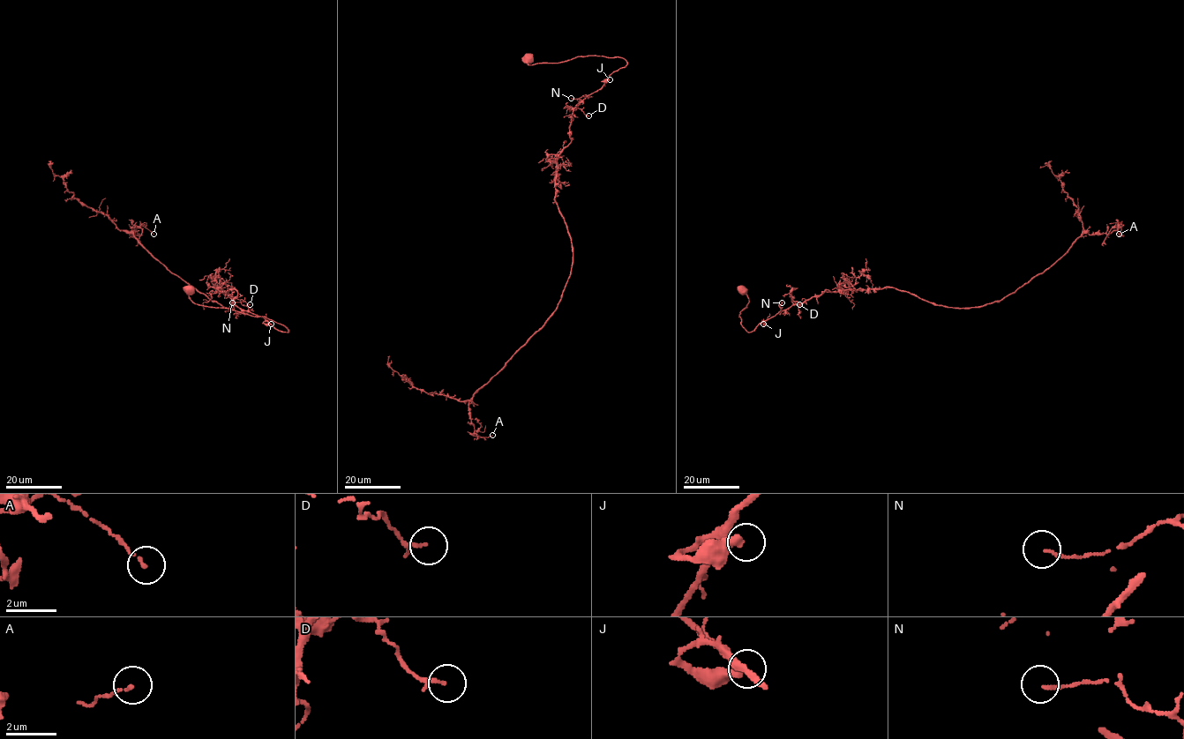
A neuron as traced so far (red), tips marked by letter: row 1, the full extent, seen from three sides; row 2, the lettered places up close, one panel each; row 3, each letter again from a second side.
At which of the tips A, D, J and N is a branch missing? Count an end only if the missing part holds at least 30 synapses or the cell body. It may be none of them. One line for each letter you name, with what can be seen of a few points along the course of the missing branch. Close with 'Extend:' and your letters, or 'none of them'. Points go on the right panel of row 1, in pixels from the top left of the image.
Extend: none of them

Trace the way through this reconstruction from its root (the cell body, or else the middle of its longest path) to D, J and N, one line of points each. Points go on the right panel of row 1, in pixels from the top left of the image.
D: (743, 289), (749, 302), (739, 317), (741, 324), (748, 332), (788, 309), (793, 303), (792, 298), (799, 304)
J: (743, 289), (749, 302), (740, 312), (741, 324), (751, 332), (763, 321), (763, 324)
N: (743, 289), (749, 302), (739, 317), (741, 324), (748, 332), (777, 314), (782, 302)

